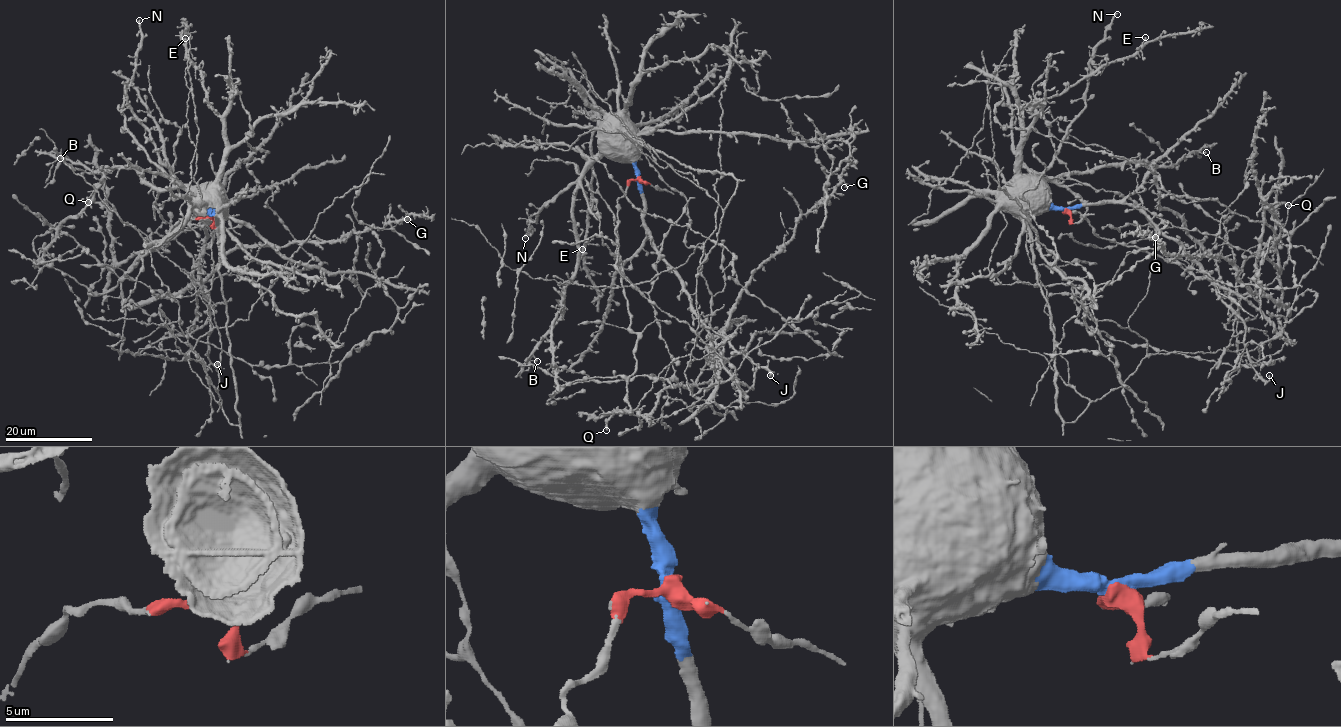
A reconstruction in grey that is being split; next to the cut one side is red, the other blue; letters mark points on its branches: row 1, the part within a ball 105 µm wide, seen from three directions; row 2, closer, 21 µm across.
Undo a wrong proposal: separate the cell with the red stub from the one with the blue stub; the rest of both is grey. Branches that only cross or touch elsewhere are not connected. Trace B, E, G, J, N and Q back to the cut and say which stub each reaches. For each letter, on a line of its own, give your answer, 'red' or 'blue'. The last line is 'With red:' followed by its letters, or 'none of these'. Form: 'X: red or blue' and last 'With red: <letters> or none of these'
B: blue
E: blue
G: red
J: blue
N: blue
Q: red
With red: G, Q

